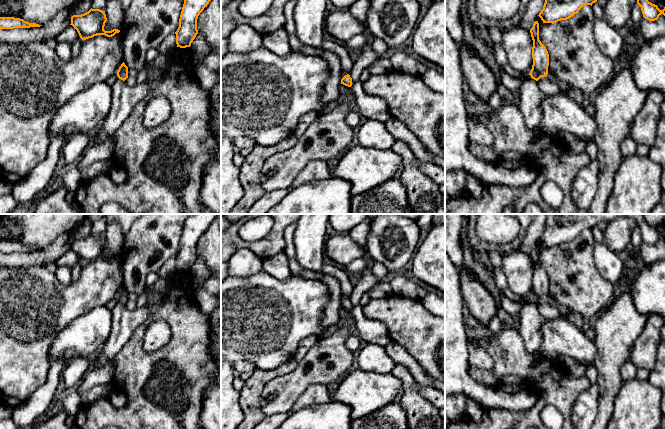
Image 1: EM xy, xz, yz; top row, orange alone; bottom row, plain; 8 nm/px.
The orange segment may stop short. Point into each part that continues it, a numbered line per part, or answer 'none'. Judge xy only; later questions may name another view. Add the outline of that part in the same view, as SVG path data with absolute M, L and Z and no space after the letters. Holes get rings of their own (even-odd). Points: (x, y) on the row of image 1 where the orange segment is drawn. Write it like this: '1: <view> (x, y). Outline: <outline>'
1: xy (124, 98). Outline: M117 78L111 86L111 109L99 127L107 134L113 134L127 119L134 107L149 93L149 82L130 87L125 81Z

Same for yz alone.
1: yz (530, 96). Outline: M527 78L521 83L517 94L519 97L518 107L527 127L529 129L539 127L543 116L541 101L544 94L538 87L538 81Z

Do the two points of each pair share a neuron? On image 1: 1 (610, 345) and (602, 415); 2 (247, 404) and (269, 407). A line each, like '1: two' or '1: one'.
1: one
2: two

